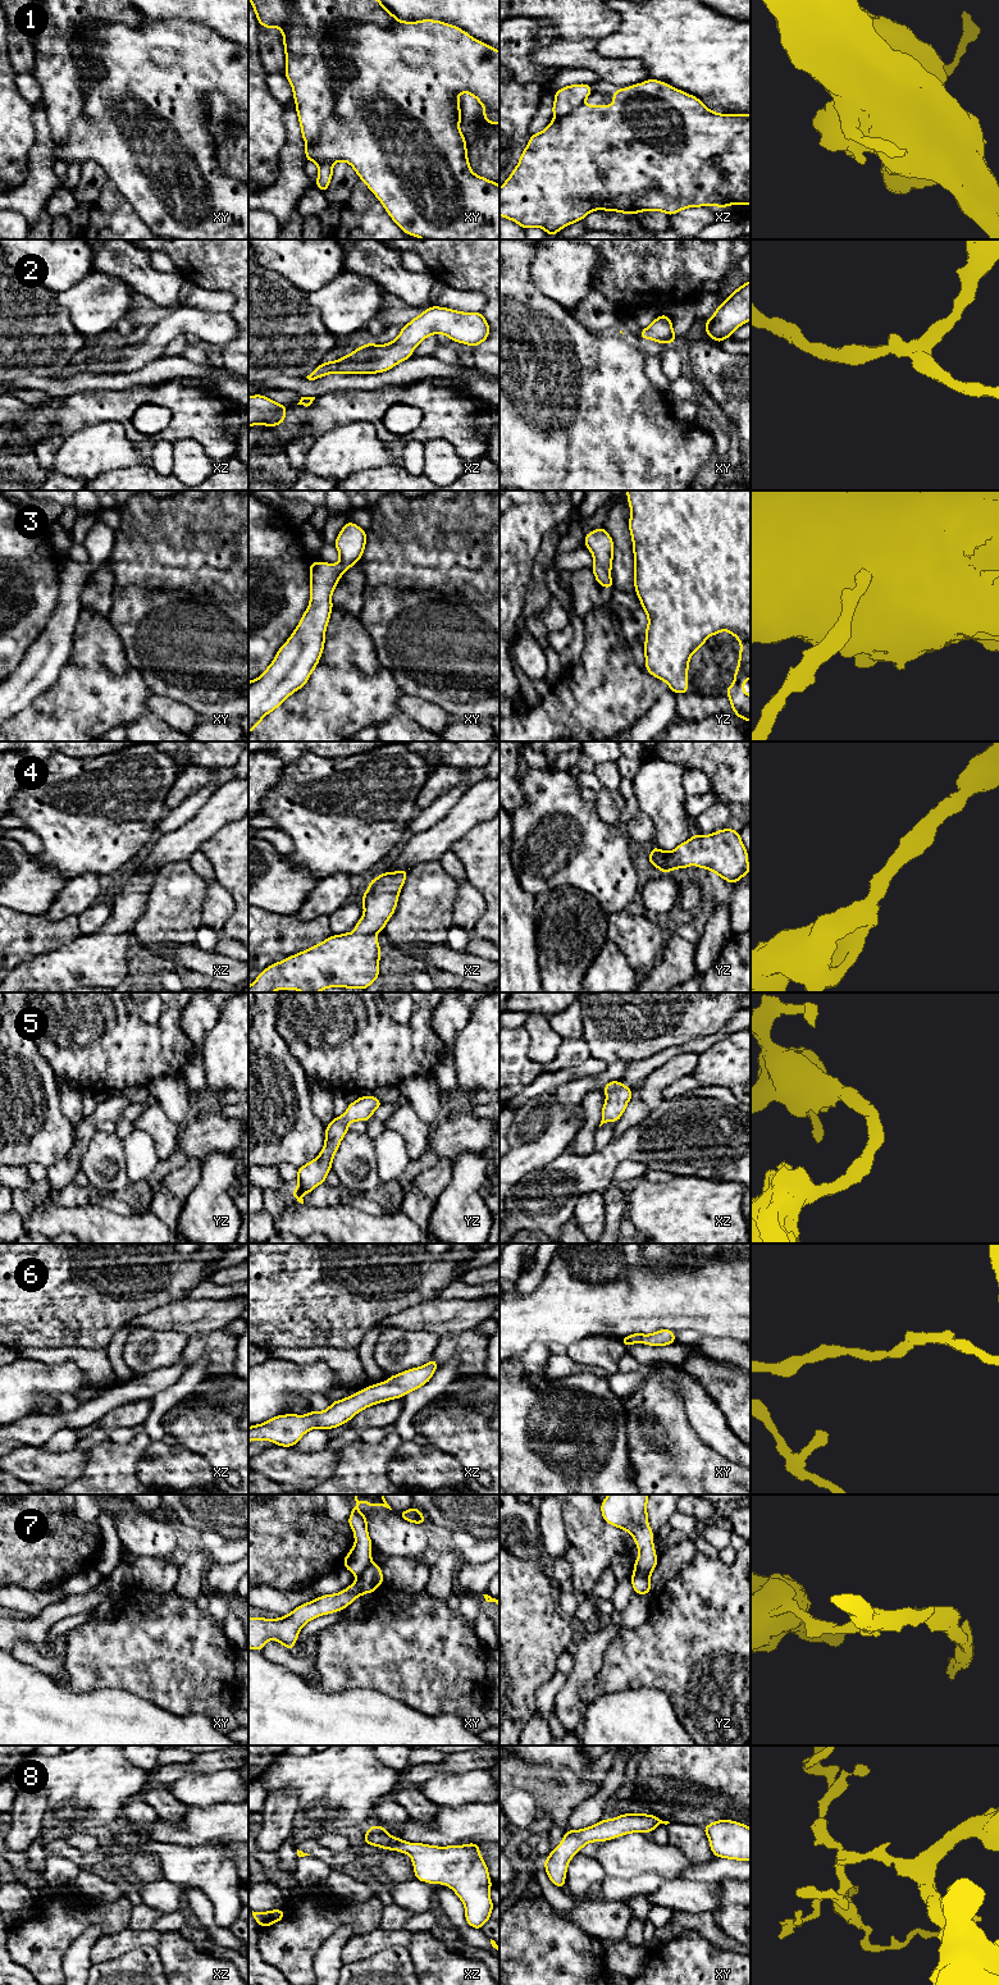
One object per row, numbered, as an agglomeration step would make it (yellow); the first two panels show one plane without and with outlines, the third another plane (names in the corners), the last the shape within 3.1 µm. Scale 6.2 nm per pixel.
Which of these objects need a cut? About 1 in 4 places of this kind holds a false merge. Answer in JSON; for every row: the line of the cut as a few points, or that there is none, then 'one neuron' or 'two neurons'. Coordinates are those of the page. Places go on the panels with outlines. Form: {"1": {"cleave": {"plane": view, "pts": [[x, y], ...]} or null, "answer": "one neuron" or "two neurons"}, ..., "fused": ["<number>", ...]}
{"1": {"cleave": {"plane": "xy", "pts": [[396, 18], [333, 26], [324, 50], [354, 72], [306, 146]]}, "answer": "two neurons"}, "2": {"cleave": null, "answer": "one neuron"}, "3": {"cleave": null, "answer": "one neuron"}, "4": {"cleave": null, "answer": "one neuron"}, "5": {"cleave": null, "answer": "one neuron"}, "6": {"cleave": null, "answer": "one neuron"}, "7": {"cleave": {"plane": "yz", "pts": [[635, 1569], [651, 1571]]}, "answer": "two neurons"}, "8": {"cleave": null, "answer": "one neuron"}, "fused": ["1", "7"]}

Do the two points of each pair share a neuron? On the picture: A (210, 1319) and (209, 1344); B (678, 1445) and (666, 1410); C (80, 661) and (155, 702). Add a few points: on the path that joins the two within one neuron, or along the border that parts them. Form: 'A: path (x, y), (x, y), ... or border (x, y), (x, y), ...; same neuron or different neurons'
A: border (223, 1327), (215, 1331), (195, 1332), (188, 1336); different neurons
B: path (669, 1436), (666, 1433), (666, 1419); same neuron
C: border (151, 693), (146, 701), (147, 712); different neurons

